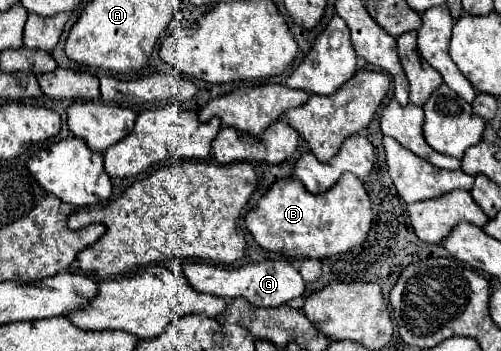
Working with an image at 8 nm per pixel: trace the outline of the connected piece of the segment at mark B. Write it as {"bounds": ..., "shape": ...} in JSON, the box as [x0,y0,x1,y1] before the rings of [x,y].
{"bounds":[246,173,372,259],"shape":[[[346,173],[328,193],[312,195],[296,177],[276,181],[246,215],[246,227],[256,243],[282,257],[328,259],[362,245],[372,227],[370,197],[358,177]]]}

